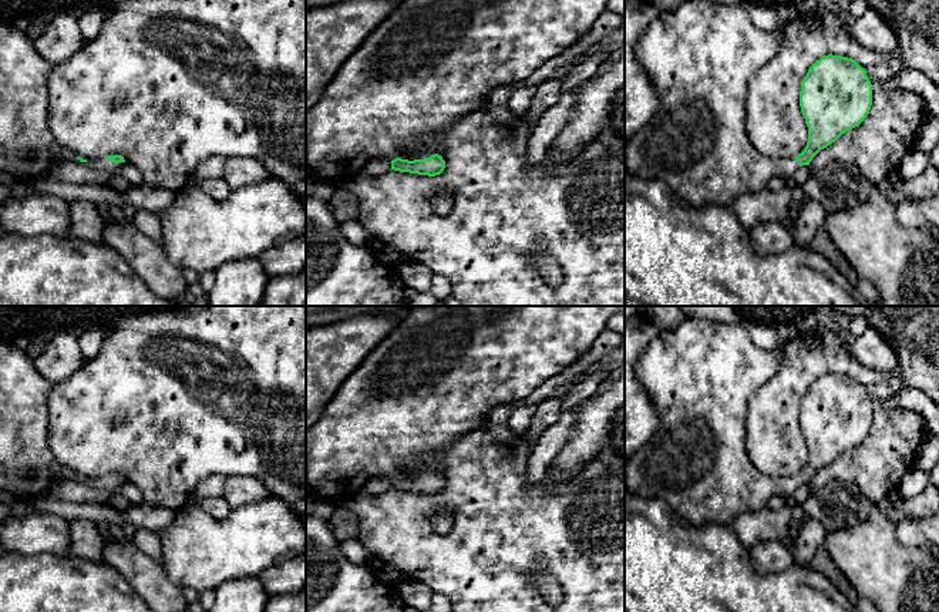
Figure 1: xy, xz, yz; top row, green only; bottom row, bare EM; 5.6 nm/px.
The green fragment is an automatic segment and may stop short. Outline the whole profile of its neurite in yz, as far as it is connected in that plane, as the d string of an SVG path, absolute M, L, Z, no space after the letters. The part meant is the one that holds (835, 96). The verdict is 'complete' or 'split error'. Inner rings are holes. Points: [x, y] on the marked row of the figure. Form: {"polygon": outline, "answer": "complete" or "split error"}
{"polygon": "M684 0L672 11L660 11L635 46L637 61L659 93L659 108L646 127L625 139L625 171L642 179L664 181L693 208L713 204L728 206L741 195L764 189L774 176L792 178L800 167L810 165L821 149L866 118L872 105L872 84L866 71L852 58L828 54L817 60L801 81L800 107L808 127L804 151L792 158L770 158L758 152L746 128L747 85L778 54L780 47L780 31L757 27L748 13L736 4Z", "answer": "split error"}

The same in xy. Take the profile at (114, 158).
{"polygon": "M108 155L87 161L88 167L98 171L115 172L124 165L125 159L121 155Z", "answer": "split error"}

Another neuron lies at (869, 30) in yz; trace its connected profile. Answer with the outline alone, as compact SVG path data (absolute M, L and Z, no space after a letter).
M866 9L859 19L848 17L847 28L866 48L892 56L899 51L896 33L872 9Z

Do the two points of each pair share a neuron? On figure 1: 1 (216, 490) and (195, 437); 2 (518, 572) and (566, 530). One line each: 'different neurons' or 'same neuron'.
1: different neurons
2: same neuron

